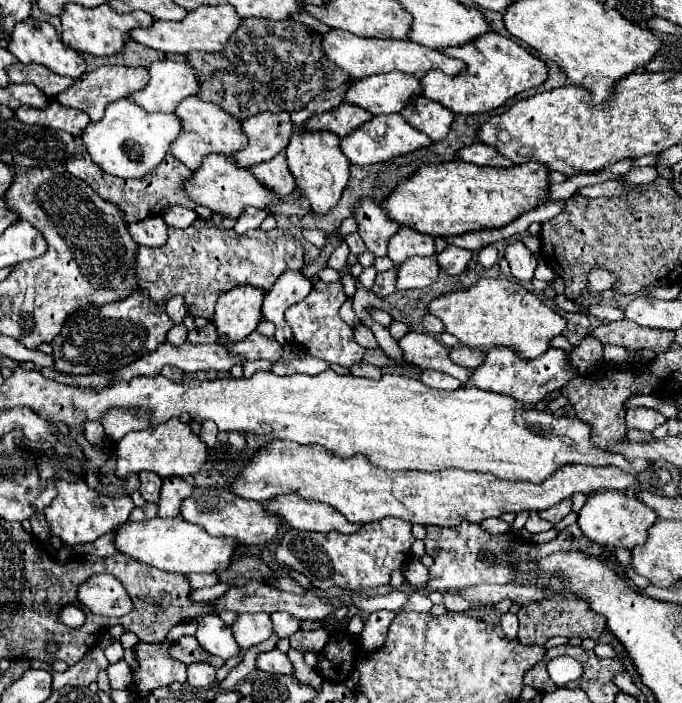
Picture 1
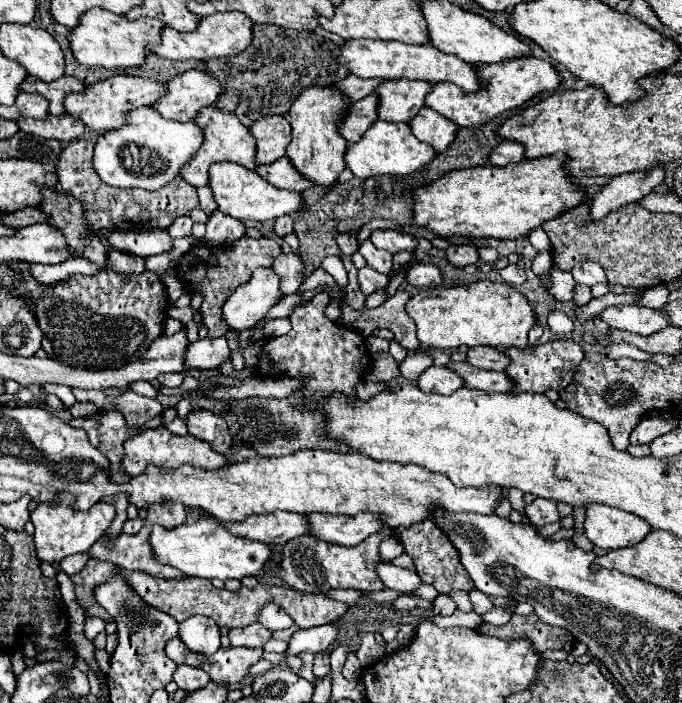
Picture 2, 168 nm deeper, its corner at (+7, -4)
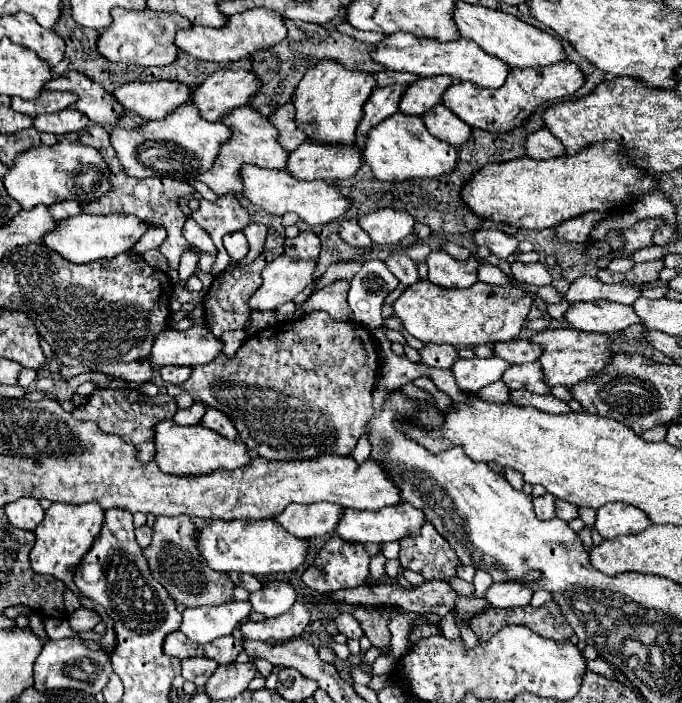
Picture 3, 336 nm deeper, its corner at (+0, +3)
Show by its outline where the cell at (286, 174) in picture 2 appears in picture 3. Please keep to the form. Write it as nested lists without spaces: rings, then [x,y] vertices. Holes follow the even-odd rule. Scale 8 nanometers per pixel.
[[[311,140],[303,142],[287,158],[287,172],[297,180],[343,180],[351,178],[361,166],[361,150],[357,146],[325,146]]]

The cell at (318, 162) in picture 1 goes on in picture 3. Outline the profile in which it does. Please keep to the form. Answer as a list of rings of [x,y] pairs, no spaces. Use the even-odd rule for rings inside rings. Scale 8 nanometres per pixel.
[[[331,60],[319,62],[315,68],[307,70],[295,90],[293,104],[297,108],[299,130],[303,130],[307,138],[317,144],[353,146],[357,140],[355,130],[363,118],[363,104],[367,102],[373,88],[375,80],[371,74],[347,70],[345,66]]]

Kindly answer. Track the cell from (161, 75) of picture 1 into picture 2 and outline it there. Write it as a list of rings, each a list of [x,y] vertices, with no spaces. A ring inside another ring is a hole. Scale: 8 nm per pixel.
[[[186,71],[166,83],[168,95],[152,105],[160,115],[174,121],[194,121],[204,107],[212,107],[224,93],[218,79],[204,71]]]

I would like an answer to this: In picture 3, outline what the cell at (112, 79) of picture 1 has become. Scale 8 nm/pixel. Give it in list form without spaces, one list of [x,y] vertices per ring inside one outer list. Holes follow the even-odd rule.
[[[151,80],[123,84],[113,92],[113,98],[127,110],[139,114],[143,120],[163,118],[169,110],[189,102],[191,90],[175,80]]]

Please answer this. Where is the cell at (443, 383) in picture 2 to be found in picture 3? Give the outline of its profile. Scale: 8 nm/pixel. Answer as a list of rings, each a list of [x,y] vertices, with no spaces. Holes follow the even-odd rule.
[[[459,358],[453,366],[451,372],[457,380],[459,390],[463,392],[477,392],[481,388],[485,388],[491,382],[501,380],[503,372],[509,368],[509,364],[501,358],[471,358],[471,360],[463,360]]]

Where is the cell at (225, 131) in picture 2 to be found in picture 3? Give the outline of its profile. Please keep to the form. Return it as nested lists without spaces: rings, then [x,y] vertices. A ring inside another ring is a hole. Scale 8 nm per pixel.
[[[251,106],[235,108],[235,112],[229,112],[229,116],[223,116],[221,122],[227,124],[227,128],[231,128],[231,140],[227,140],[227,144],[219,148],[219,156],[215,158],[215,164],[211,166],[211,170],[199,176],[201,182],[205,182],[209,188],[217,192],[217,196],[223,196],[227,192],[241,194],[243,184],[239,178],[239,170],[243,164],[255,164],[261,168],[275,168],[275,170],[283,170],[287,166],[287,152],[277,142],[275,126],[259,112],[251,110]]]

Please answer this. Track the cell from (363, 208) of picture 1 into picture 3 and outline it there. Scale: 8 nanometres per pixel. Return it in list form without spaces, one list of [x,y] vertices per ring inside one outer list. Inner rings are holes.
[[[389,254],[387,258],[385,258],[385,264],[387,264],[387,268],[399,278],[399,282],[401,284],[405,284],[405,286],[411,286],[411,284],[415,284],[417,282],[417,266],[415,266],[415,262],[409,258],[409,256],[405,256],[405,254]]]

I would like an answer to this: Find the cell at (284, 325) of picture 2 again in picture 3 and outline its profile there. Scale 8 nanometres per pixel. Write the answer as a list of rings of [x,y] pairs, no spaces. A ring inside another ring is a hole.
[[[337,280],[321,290],[315,290],[309,300],[297,306],[297,314],[309,314],[313,310],[325,310],[335,320],[351,320],[351,308],[347,304],[347,288],[349,282]]]

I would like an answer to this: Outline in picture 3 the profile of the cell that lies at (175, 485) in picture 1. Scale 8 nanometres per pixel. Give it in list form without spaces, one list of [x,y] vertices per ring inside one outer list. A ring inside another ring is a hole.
[[[157,516],[155,526],[153,526],[153,540],[151,544],[143,550],[143,556],[147,558],[149,570],[153,578],[171,594],[171,598],[177,604],[183,604],[185,608],[195,608],[195,606],[219,606],[225,602],[233,600],[233,582],[229,574],[225,572],[215,572],[207,566],[207,562],[199,556],[197,546],[195,546],[195,524],[187,516]]]

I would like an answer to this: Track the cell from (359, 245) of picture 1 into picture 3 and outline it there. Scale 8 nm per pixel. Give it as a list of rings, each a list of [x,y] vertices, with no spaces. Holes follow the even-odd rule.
[[[343,220],[341,226],[339,226],[339,234],[351,246],[357,246],[357,248],[371,246],[371,238],[367,236],[367,232],[363,232],[359,228],[359,222],[357,220]]]

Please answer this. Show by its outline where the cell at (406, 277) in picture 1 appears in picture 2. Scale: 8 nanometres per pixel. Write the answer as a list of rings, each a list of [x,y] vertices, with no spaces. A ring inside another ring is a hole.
[[[418,263],[408,271],[408,281],[414,287],[430,287],[430,285],[440,285],[442,283],[442,273],[436,265],[432,263]]]

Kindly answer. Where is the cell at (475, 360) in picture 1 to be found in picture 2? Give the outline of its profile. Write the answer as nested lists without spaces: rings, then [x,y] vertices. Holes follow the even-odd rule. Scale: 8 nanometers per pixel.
[[[472,347],[468,349],[468,363],[478,369],[504,371],[510,365],[510,359],[504,351],[496,347]]]

